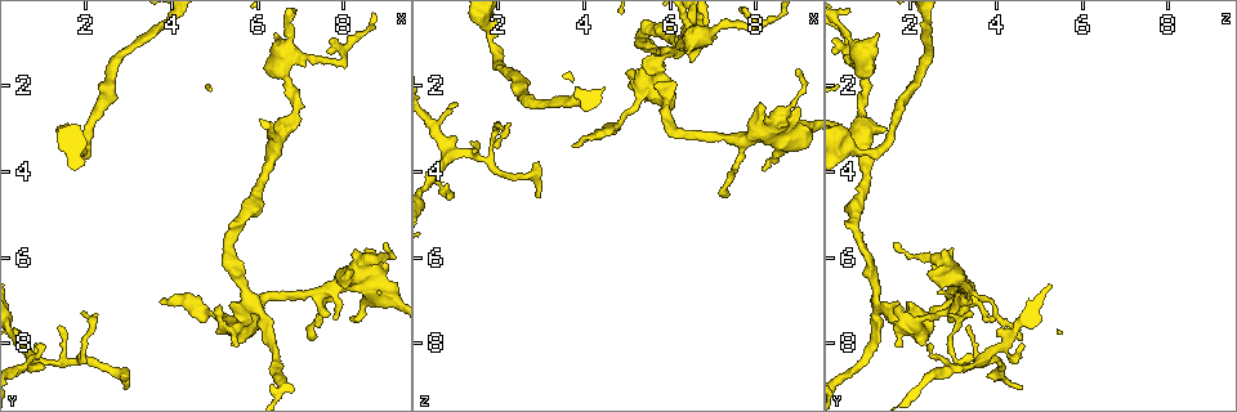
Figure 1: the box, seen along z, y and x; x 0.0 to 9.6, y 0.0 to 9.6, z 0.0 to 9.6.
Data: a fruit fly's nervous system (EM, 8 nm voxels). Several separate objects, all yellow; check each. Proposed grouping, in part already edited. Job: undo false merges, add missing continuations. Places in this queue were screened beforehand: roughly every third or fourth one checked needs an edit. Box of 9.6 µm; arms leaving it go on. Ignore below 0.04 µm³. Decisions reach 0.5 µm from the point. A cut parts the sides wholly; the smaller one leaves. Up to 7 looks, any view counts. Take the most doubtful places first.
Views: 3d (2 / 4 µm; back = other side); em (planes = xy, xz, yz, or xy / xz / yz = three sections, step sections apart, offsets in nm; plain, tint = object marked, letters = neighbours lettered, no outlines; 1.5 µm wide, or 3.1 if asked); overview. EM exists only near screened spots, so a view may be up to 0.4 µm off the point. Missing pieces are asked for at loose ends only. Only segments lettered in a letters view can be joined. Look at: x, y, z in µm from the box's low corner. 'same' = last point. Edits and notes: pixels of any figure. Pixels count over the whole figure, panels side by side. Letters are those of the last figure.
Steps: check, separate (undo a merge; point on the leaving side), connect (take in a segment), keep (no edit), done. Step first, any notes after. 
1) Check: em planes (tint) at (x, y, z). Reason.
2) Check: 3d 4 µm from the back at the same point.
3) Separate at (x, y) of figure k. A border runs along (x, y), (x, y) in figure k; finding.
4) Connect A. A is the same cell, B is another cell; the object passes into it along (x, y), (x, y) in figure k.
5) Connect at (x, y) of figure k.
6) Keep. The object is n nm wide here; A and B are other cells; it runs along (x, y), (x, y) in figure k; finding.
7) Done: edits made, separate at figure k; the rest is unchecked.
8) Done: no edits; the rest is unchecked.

Check: 3d 2 µm at (5.75, 7.10, 1.35). Abrupt turn.

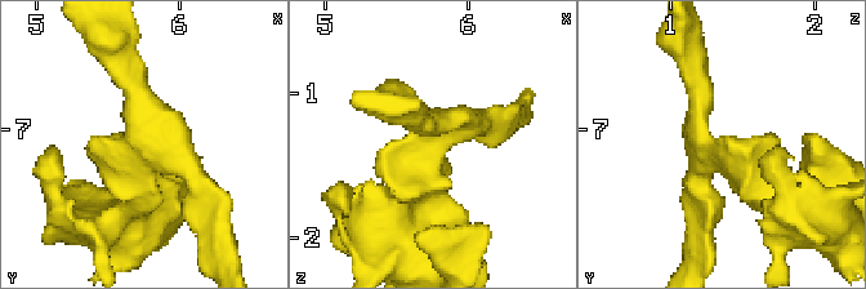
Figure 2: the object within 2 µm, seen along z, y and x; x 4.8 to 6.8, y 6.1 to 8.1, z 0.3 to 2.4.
Check: em planes (tint) at (5.74, 7.18, 1.36). 3 arms meet here; the arms are 200, 200, 280 nm wide.

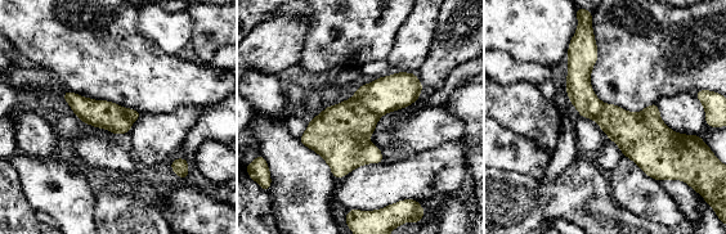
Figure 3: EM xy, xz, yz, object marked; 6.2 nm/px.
Check: em planes (letters) at the same point.

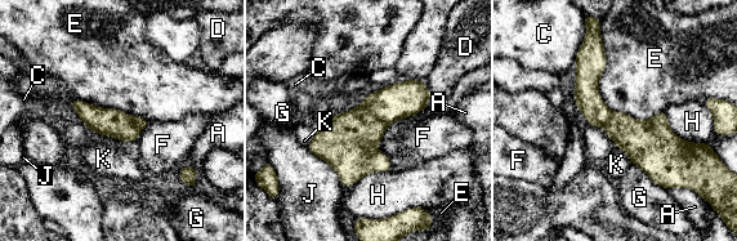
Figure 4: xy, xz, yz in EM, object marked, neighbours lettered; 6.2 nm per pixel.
Separate at (394, 102) of figure 4. A, C, D, E, F, G, H, J and K are other cells; a border runs along (361, 105), (388, 124) in figure 4; two neurons meet here.

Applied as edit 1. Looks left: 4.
Check: overview. See it whole again.

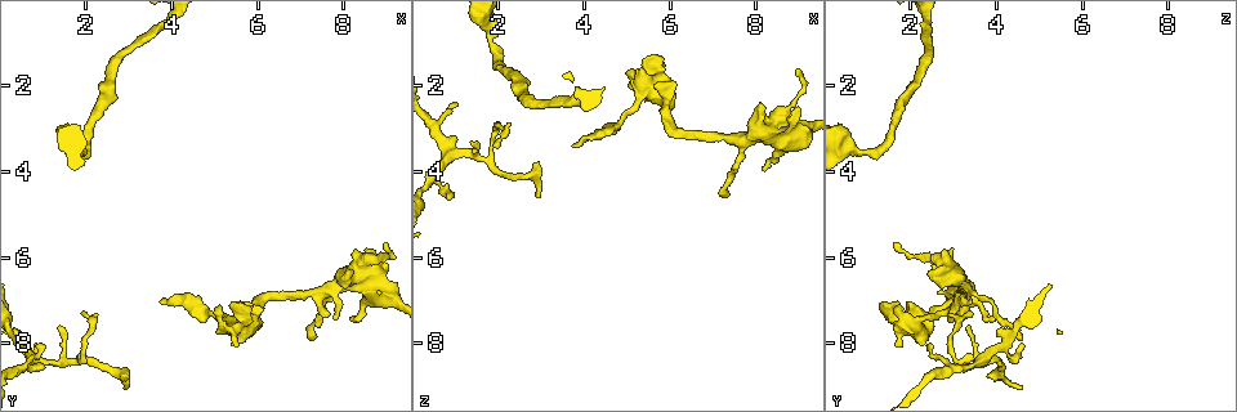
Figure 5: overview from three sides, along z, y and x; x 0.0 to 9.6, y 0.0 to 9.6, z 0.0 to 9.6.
Check: em planes (letters) at (8.05, 6.30, 2.50). Thick end.

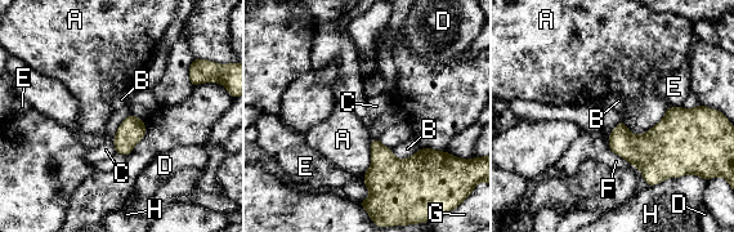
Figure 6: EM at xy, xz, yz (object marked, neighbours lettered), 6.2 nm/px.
Keep. A, B, C, D, E, F, G and H are other cells; a border runs along (130, 114), (116, 132), (115, 152) in figure 6; none of them fits.

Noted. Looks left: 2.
Check: 3d 2 µm at (1.00, 8.00, 2.50). An open end.

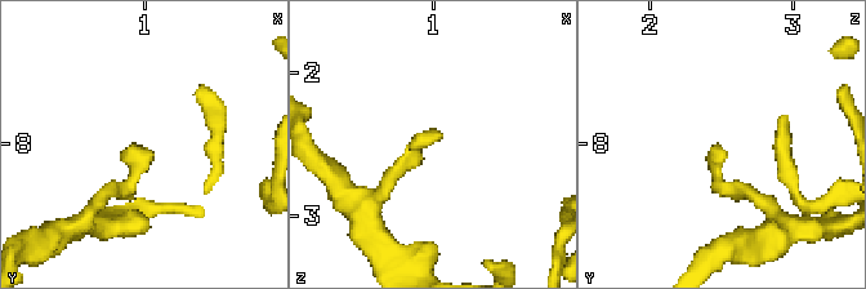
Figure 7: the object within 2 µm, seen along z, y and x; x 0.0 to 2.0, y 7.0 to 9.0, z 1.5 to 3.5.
Check: em planes (letters) at (1.02, 8.04, 2.42).

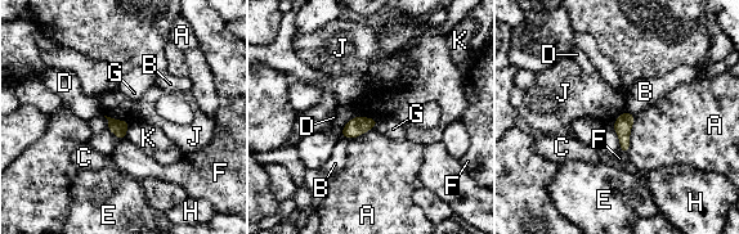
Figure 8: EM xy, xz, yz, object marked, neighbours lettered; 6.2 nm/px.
Keep. The object is 100 nm wide here; A, B, C, D, E, F, G, H, J and K are other cells; a border runs along (104, 115), (130, 122) in figure 8; no lettered segment goes on from it.

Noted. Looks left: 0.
Done: edits made, separate at figure 4; the rest is unchecked.

